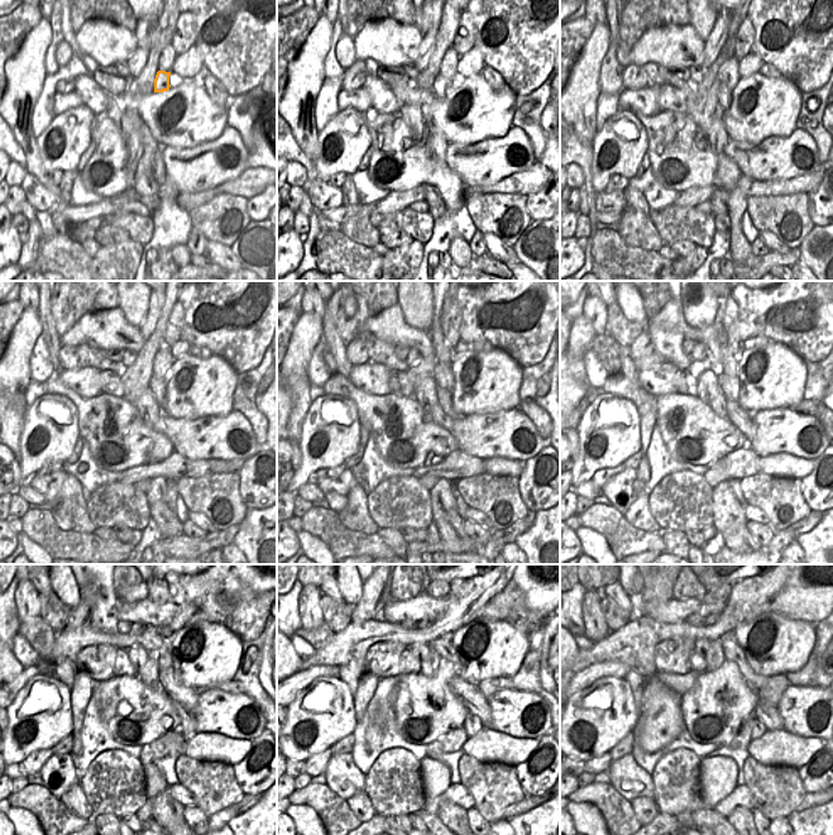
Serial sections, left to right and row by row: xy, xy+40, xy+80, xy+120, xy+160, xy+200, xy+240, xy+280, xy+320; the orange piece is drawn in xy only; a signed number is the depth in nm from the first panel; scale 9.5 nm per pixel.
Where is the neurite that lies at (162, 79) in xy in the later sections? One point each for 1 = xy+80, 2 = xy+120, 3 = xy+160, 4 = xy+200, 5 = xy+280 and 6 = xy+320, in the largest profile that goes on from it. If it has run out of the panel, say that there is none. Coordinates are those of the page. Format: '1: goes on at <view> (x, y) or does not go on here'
1: goes on at xy+80 (724, 96)
2: goes on at xy+120 (158, 387)
3: goes on at xy+160 (445, 399)
4: goes on at xy+200 (736, 413)
5: goes on at xy+280 (473, 726)
6: goes on at xy+320 (759, 729)

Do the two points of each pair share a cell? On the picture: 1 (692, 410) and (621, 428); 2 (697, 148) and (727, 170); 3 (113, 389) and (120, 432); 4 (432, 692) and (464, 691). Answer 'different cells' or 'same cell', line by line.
1: different cells
2: same cell
3: different cells
4: different cells

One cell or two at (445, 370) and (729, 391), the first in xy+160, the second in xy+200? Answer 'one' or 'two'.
one

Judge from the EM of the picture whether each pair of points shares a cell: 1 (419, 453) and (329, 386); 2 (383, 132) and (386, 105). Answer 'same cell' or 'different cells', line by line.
1: same cell
2: different cells

